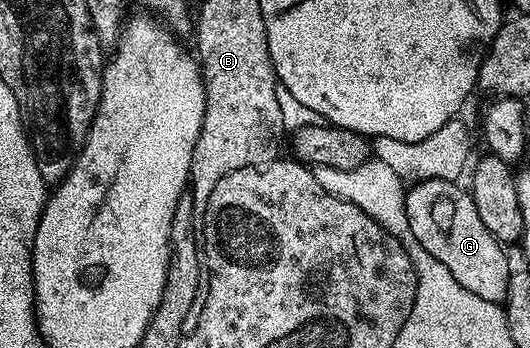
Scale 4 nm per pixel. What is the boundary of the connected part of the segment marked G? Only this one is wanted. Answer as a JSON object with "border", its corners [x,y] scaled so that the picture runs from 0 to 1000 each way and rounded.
{"border":[[[830,514],[775,529],[766,546],[774,661],[808,733],[823,733],[823,744],[860,790],[860,813],[868,813],[868,825],[883,825],[883,836],[891,836],[891,848],[906,848],[906,859],[945,868],[955,851],[966,753],[947,718],[953,716],[949,695],[936,690],[928,664],[913,652],[892,563],[868,534]]]}

